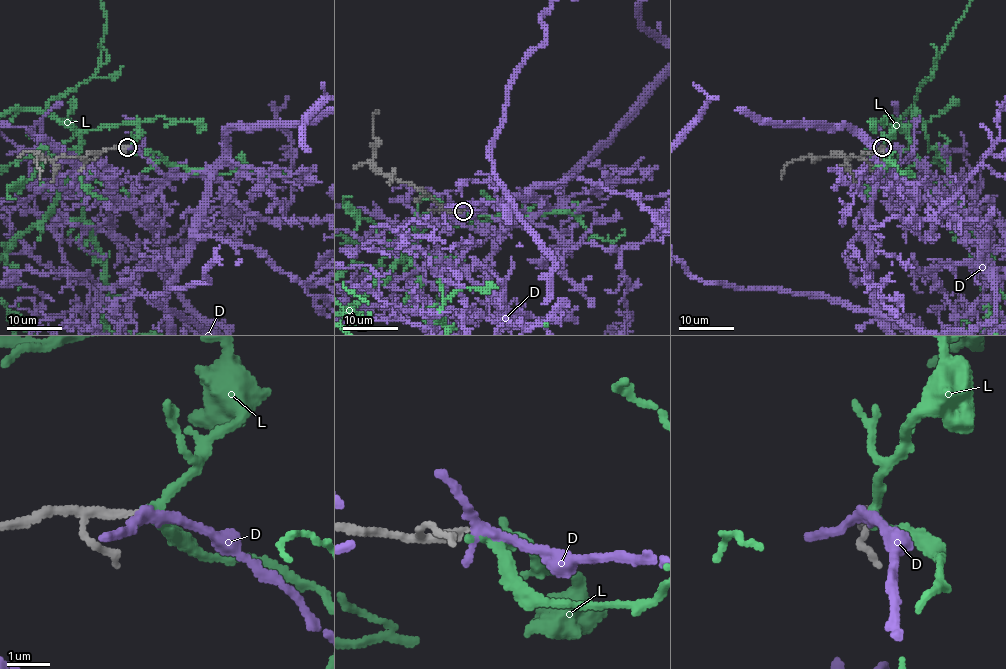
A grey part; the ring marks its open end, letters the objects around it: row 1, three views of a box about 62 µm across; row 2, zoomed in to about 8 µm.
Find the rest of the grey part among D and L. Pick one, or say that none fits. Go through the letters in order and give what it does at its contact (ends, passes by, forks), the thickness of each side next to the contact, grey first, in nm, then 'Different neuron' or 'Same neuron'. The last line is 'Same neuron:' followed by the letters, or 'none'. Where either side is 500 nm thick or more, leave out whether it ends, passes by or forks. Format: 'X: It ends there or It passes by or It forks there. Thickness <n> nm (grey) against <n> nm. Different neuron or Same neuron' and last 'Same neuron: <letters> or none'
D: It passes by. Thickness 170 nm (grey) against 220 nm. Different neuron
L: It passes by. Thickness 170 nm (grey) against 190 nm. Same neuron
Same neuron: L

